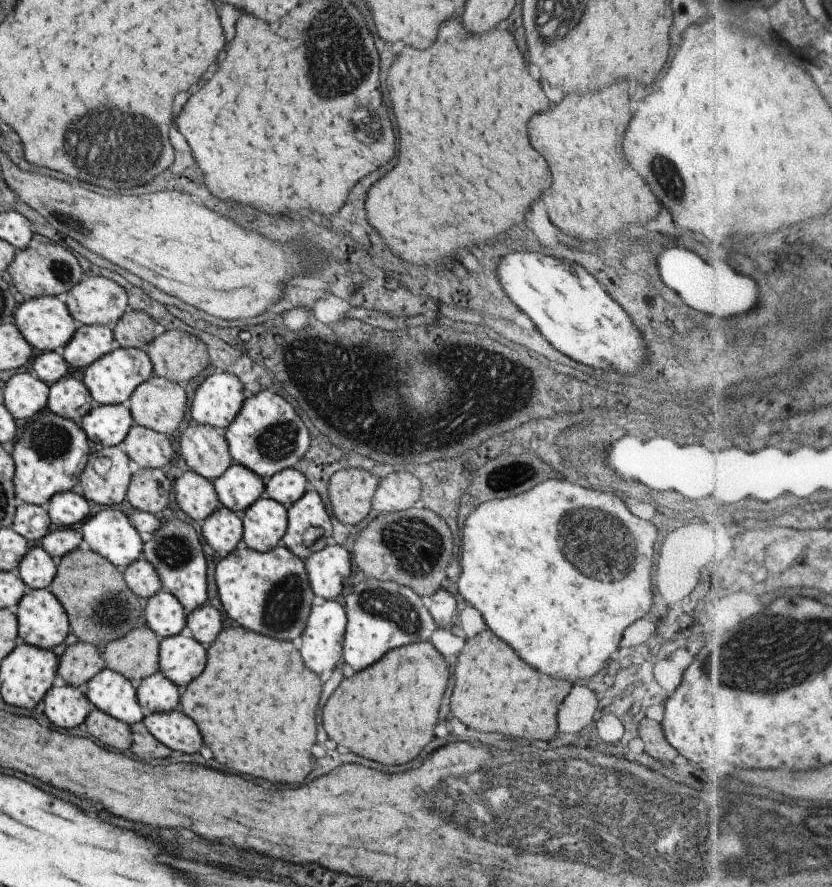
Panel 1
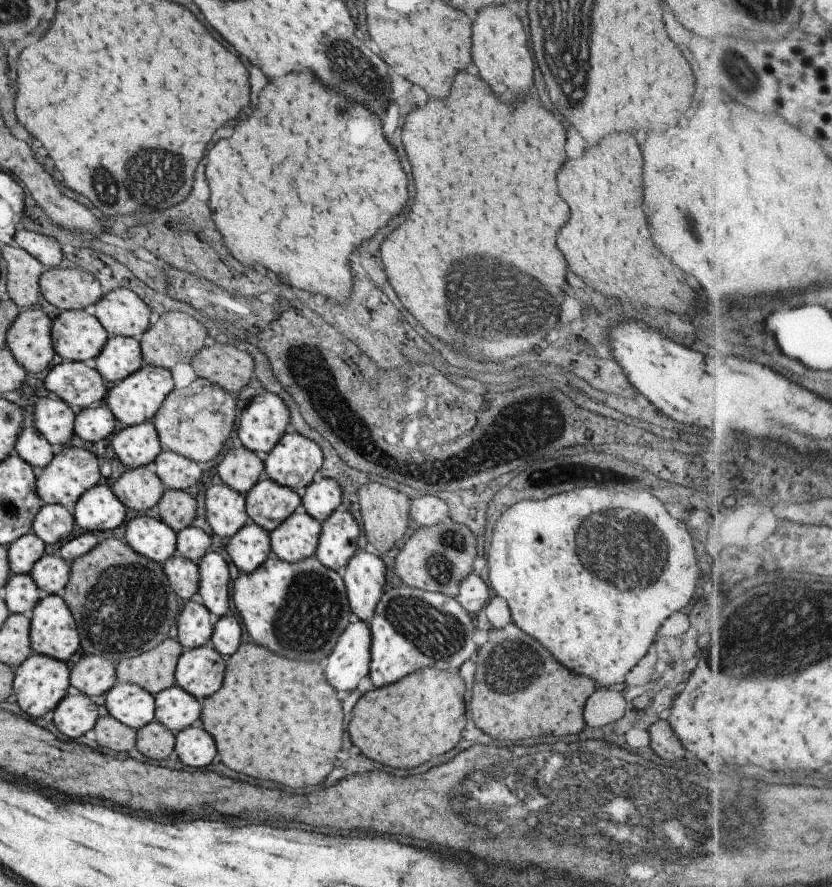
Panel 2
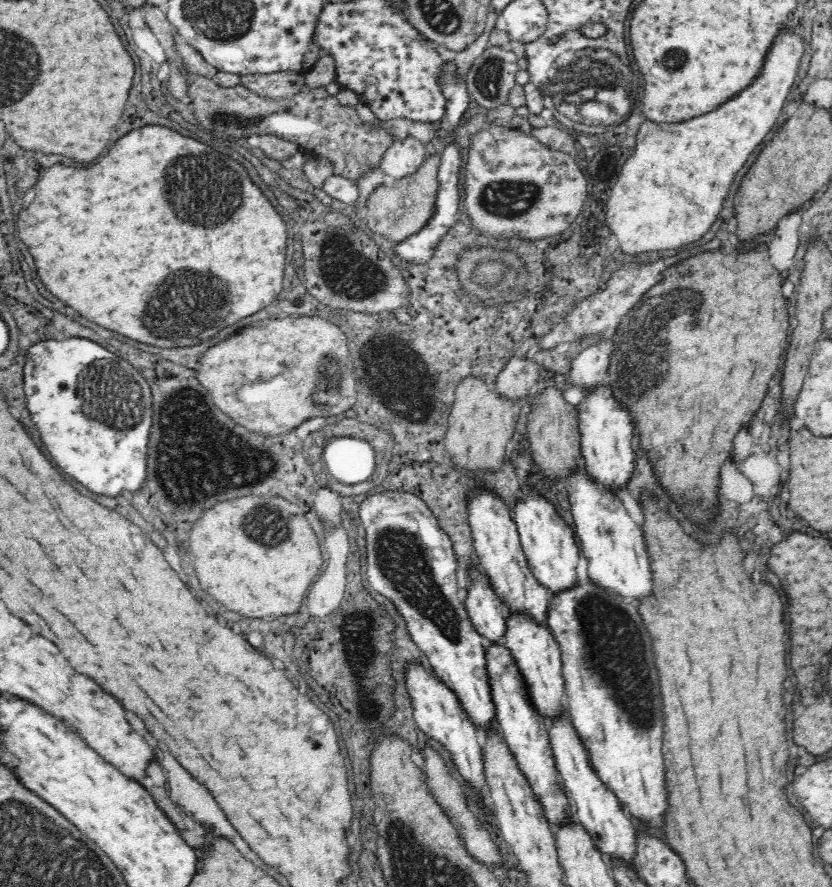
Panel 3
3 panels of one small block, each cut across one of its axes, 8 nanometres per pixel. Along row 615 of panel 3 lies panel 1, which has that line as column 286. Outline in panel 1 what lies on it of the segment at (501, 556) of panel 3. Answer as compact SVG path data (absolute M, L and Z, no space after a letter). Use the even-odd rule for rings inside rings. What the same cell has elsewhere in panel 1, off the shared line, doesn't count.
M309 488L287 508L287 528L279 544L299 560L331 544L331 523L319 495Z

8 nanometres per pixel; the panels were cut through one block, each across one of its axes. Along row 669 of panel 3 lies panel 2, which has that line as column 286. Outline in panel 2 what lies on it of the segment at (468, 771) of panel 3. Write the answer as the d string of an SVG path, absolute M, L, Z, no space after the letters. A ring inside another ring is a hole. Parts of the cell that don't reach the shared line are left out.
M264 391L241 409L237 418L237 438L247 450L264 457L289 429L289 417L281 398Z

